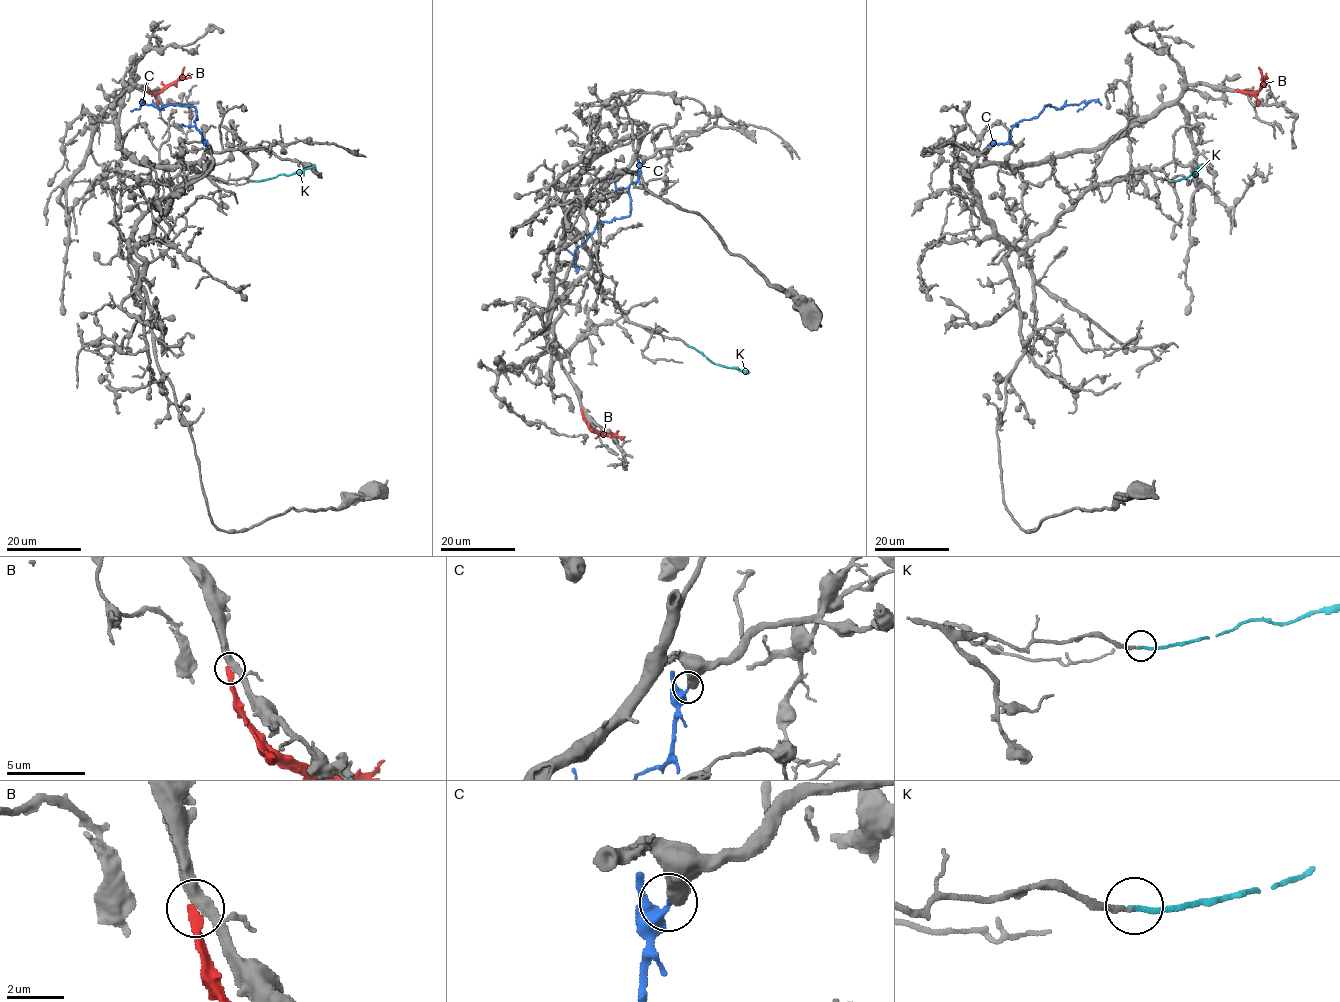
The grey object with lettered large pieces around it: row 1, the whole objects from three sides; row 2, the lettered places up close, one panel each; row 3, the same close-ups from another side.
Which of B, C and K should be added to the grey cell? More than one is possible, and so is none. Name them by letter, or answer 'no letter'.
K

